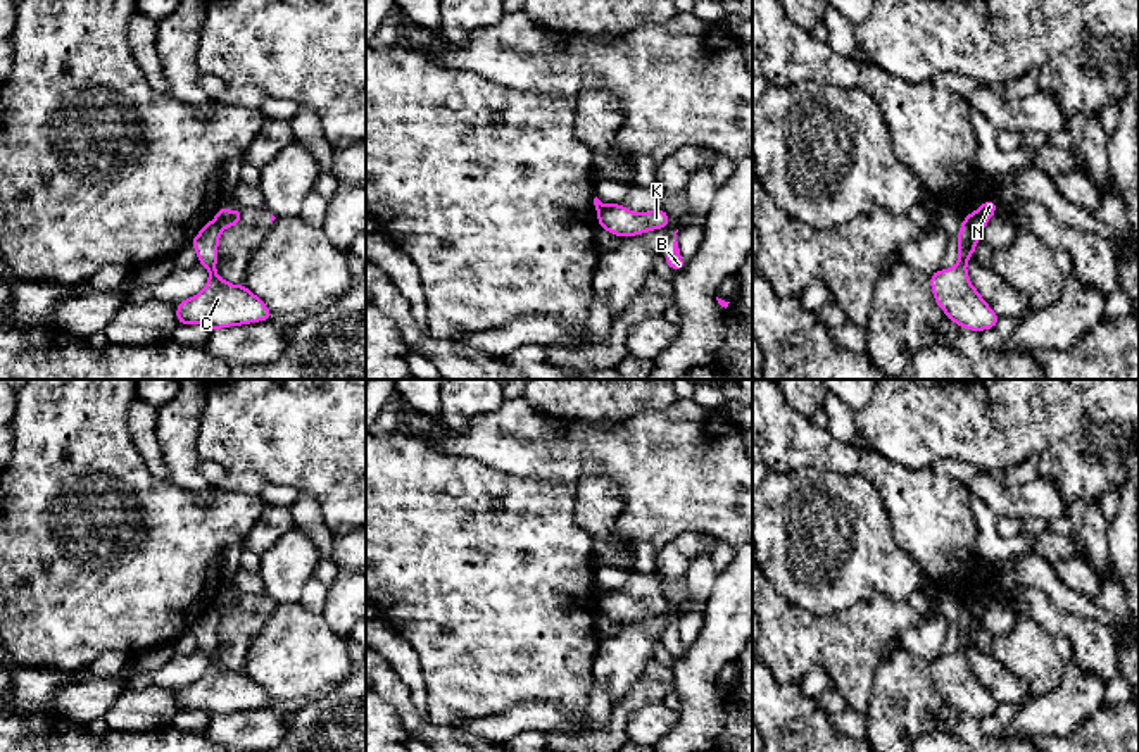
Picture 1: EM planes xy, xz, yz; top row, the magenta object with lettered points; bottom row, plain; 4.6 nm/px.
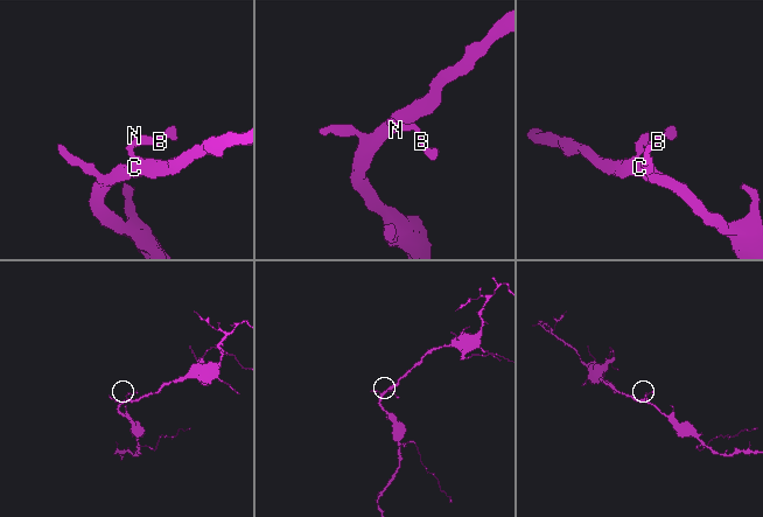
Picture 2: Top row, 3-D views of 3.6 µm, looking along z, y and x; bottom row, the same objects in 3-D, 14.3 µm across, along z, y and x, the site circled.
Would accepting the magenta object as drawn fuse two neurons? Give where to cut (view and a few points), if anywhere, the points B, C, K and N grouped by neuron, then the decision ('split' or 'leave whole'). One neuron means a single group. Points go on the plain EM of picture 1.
cut yz (963, 606), (979, 623); groups B K N / C; split

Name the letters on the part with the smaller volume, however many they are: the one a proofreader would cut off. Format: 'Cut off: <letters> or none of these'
Cut off: B, K, N

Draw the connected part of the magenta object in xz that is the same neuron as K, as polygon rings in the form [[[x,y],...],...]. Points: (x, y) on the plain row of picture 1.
[[[609,590],[599,597],[597,612],[606,617],[625,624],[637,623],[652,616],[663,616],[670,612],[671,602],[663,595],[652,595],[645,600],[637,600],[621,590]]]

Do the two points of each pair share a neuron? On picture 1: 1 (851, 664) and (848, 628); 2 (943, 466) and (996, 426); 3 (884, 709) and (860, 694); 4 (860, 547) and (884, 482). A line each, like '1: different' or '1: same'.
1: same
2: different
3: different
4: different

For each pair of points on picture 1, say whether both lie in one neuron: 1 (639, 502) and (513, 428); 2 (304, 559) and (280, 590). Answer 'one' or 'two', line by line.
1: one
2: one

